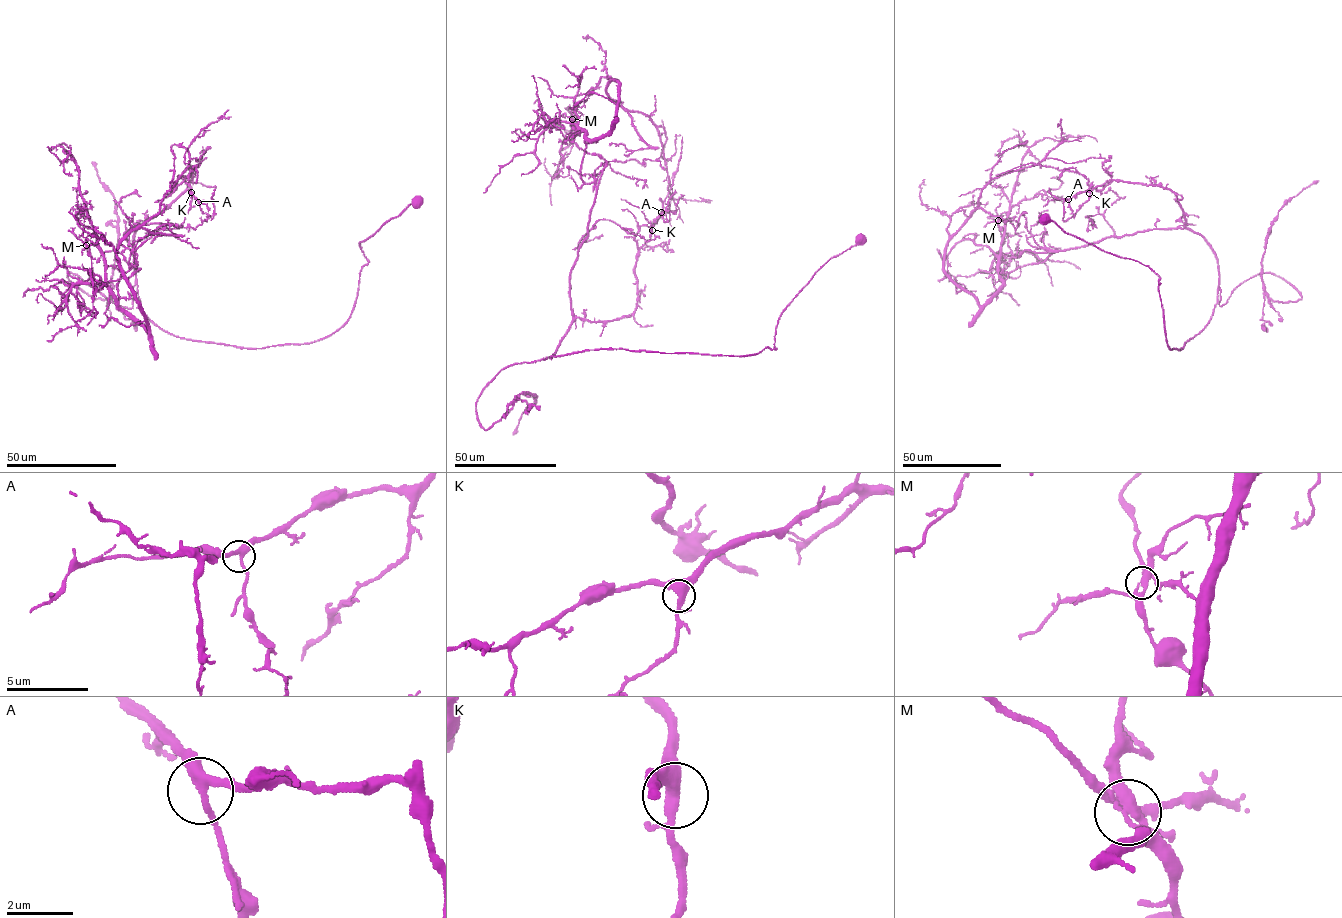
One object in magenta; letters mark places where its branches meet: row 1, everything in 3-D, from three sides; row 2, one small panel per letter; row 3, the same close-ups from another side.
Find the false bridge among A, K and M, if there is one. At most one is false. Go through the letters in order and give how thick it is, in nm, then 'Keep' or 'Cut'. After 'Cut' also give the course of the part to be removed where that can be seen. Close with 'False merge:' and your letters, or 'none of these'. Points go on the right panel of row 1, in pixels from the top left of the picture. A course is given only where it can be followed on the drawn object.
A: Thickness 280 nm. Keep
K: Thickness 400 nm. Keep
M: Thickness 280 nm. Cut. Course of the part to remove: (998, 220), (1017, 257), (1190, 229), (1217, 260), (1210, 319), (1169, 350), (1160, 278), (1039, 220)
False merge: M

